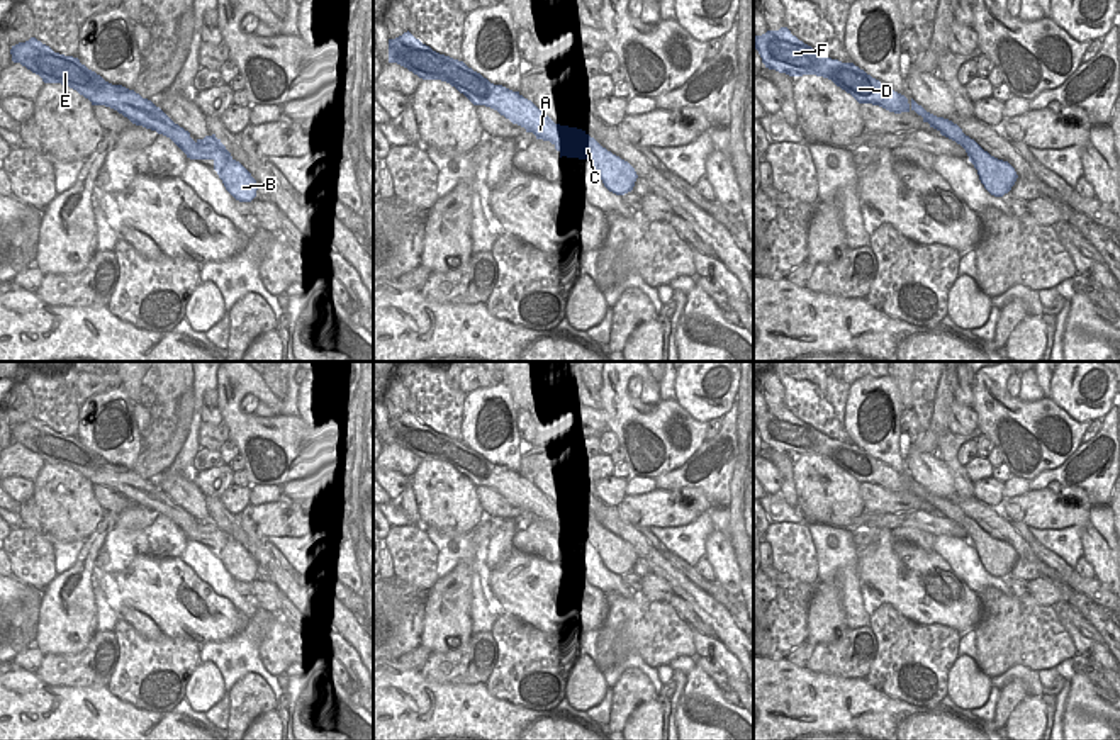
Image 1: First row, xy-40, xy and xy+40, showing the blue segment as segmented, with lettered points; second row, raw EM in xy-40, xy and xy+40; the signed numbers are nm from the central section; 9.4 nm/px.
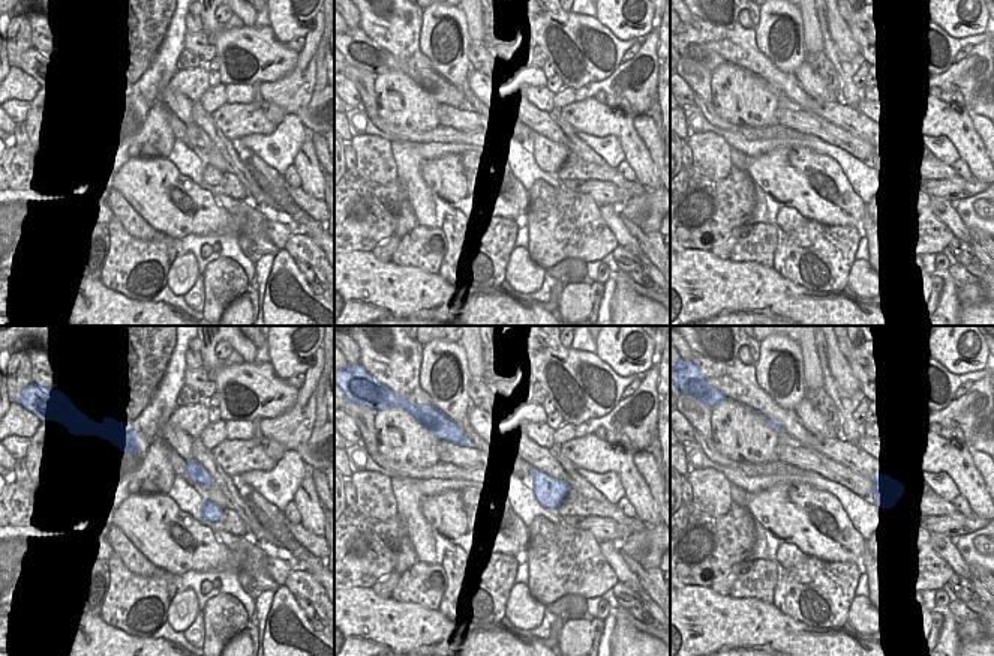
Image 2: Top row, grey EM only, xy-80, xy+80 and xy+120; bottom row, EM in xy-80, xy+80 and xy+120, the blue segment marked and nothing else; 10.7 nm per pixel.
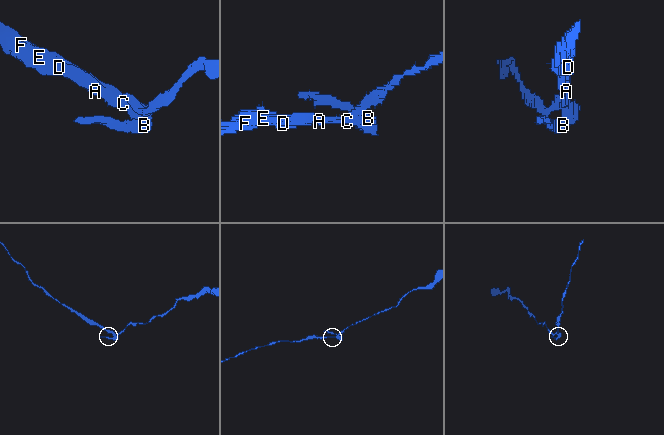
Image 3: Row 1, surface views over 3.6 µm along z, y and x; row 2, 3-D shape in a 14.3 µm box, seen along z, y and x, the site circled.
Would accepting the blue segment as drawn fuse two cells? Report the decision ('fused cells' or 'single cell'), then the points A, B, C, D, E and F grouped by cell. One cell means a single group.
fused cells | A D E F / B C

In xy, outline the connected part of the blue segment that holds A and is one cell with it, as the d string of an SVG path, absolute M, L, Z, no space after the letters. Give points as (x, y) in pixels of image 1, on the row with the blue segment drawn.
M409 31L395 39L389 39L389 63L397 63L423 80L450 83L473 105L485 105L497 110L512 124L524 127L526 132L533 132L536 139L550 141L560 153L560 158L567 156L560 129L568 126L555 124L519 92L490 83L463 61L433 51Z

